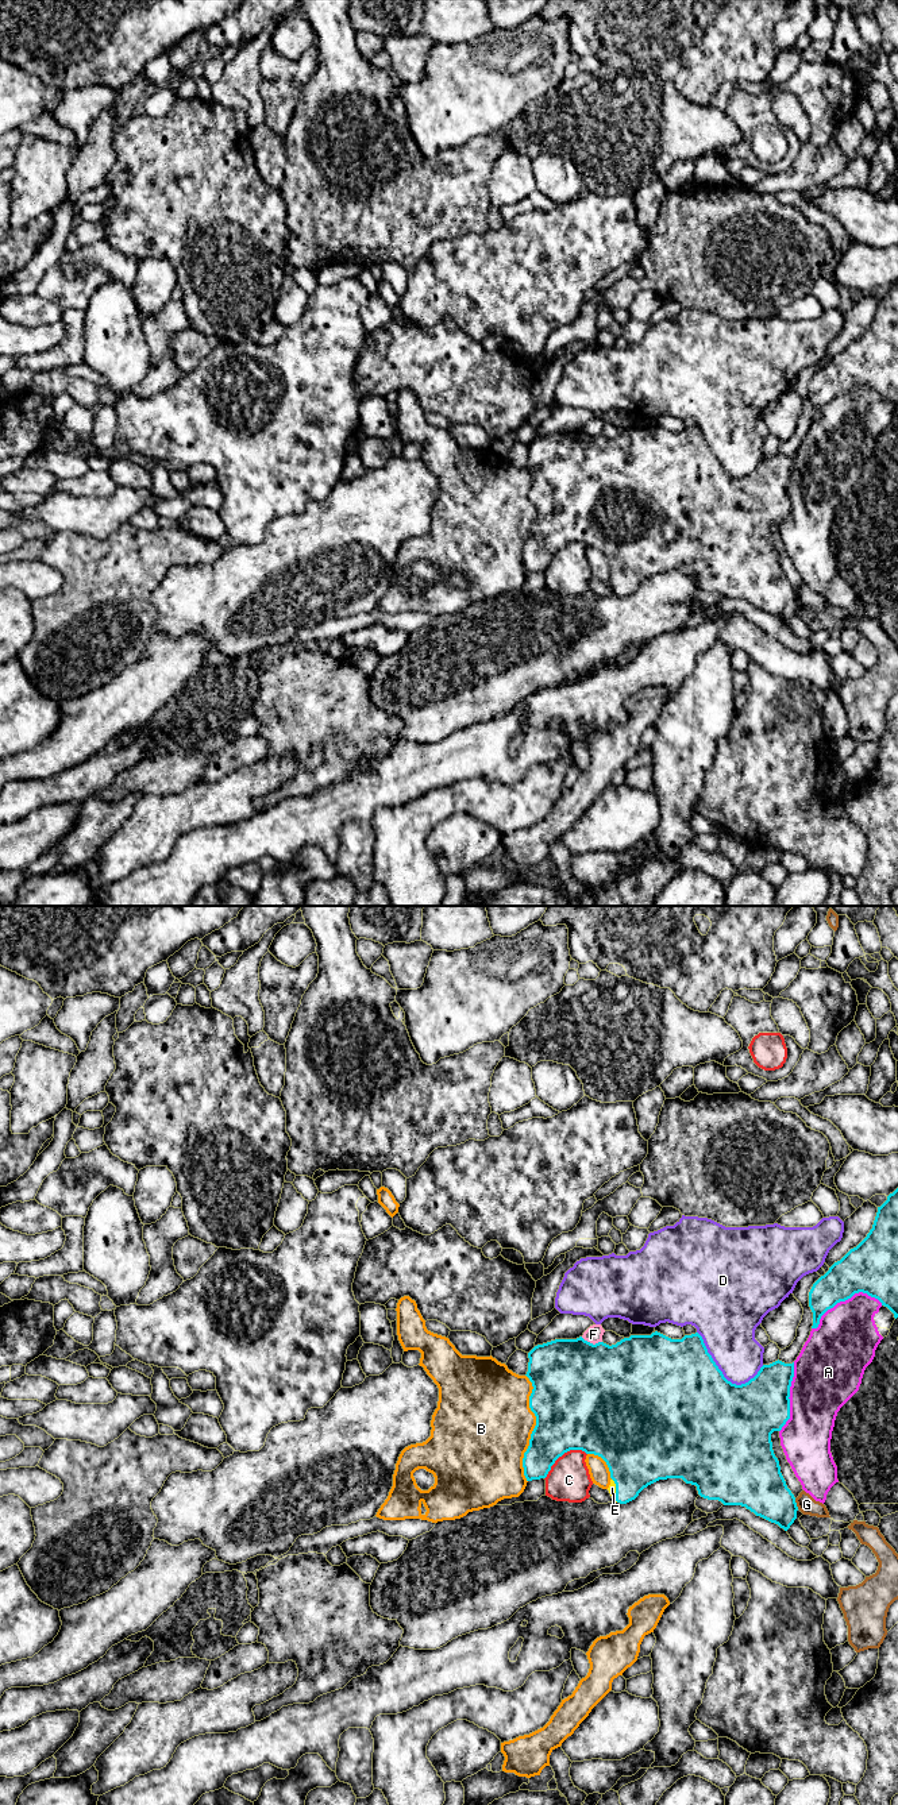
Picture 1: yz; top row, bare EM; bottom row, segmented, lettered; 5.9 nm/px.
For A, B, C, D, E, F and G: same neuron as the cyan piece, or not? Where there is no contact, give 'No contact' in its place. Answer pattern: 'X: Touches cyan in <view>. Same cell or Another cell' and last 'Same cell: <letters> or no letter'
A: Touches cyan in yz. Another cell
B: Touches cyan in yz. Another cell
C: Touches cyan in yz. Another cell
D: Touches cyan in yz. Another cell
E: Touches cyan in yz. Same cell
F: Touches cyan in yz. Another cell
G: Touches cyan in yz. Another cell
Same cell: E

